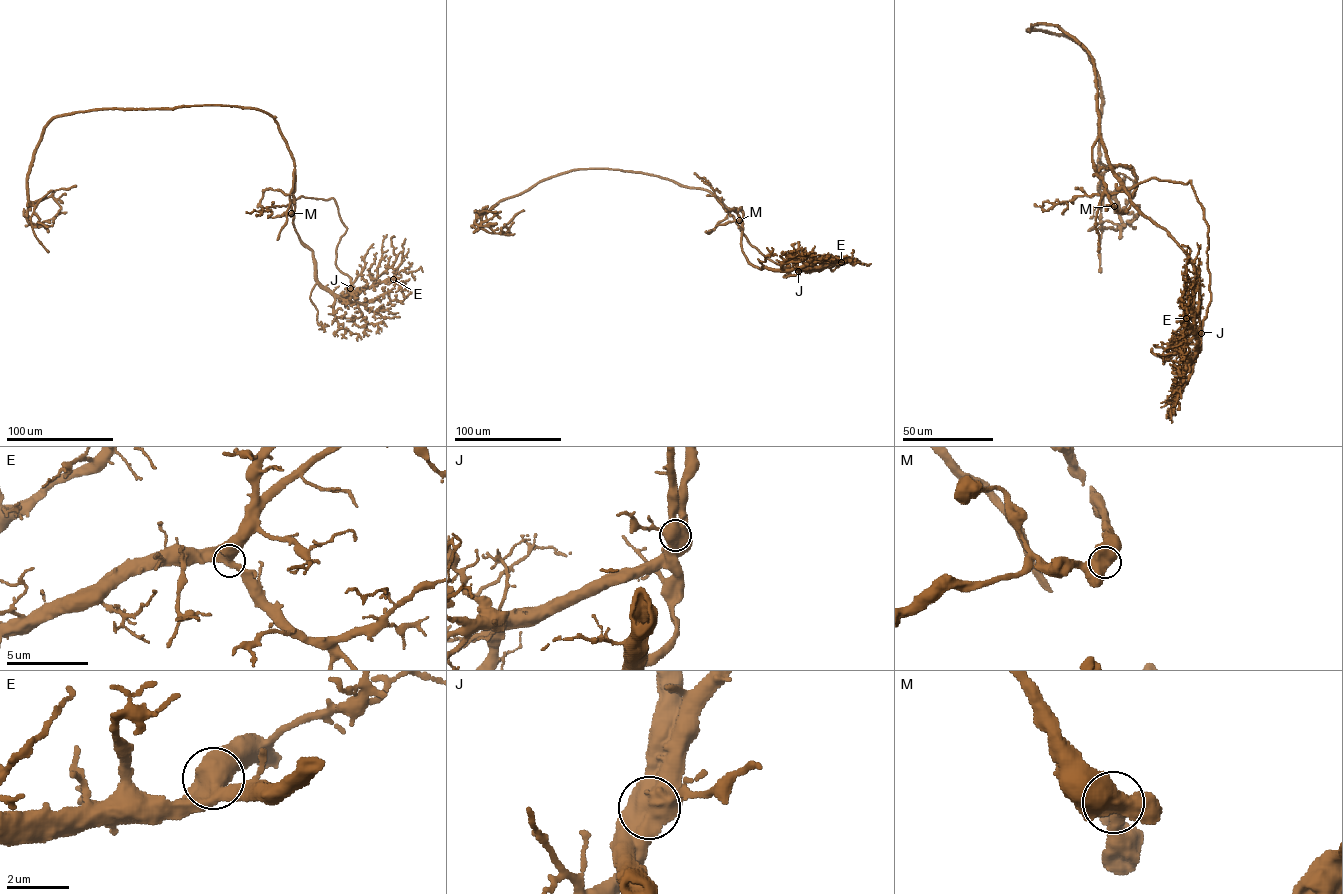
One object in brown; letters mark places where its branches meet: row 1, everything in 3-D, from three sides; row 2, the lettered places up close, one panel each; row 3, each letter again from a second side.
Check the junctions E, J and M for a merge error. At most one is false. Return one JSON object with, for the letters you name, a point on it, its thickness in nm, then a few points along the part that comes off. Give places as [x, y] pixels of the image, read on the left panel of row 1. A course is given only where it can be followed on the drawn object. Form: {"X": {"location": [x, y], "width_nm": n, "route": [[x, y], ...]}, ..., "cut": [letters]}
{"J": {"location": [350, 288], "width_nm": 700, "route": [[350, 287], [350, 278], [336, 264], [337, 245], [347, 228], [333, 198], [301, 196], [285, 206], [246, 212]]}, "cut": ["J"]}

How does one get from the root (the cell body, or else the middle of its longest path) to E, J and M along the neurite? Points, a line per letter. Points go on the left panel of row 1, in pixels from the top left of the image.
E: (291, 152), (295, 179), (294, 226), (300, 240), (312, 251), (316, 279), (334, 296), (349, 297), (393, 279)
J: (291, 152), (295, 179), (294, 226), (300, 240), (312, 251), (316, 279), (337, 296), (348, 296), (350, 287)
M: (291, 152), (294, 165), (290, 197), (291, 213)

